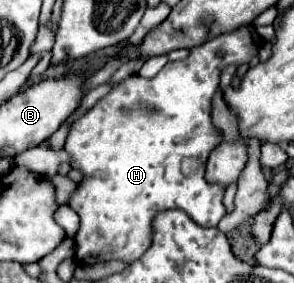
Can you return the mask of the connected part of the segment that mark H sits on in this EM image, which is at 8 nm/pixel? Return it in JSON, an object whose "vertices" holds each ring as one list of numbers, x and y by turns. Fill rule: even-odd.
{"vertices":[[253,25,241,27,233,33,219,35,195,49,183,61,167,63,153,79,131,75,113,87,95,107,79,117,65,141,65,151,71,155,71,167,81,169,85,179,73,193,69,205,81,217,81,229,75,237,75,259,83,265,99,261,127,261,133,263,151,247,153,219,161,211,181,209,201,227,217,227,225,215,223,193,219,185,209,185,203,177,211,151,221,143,221,131,211,121,211,101,219,89,221,71,227,65,249,63,261,47,263,39,257,35],[185,157,199,159,197,169,191,175,183,175,181,163]]}

